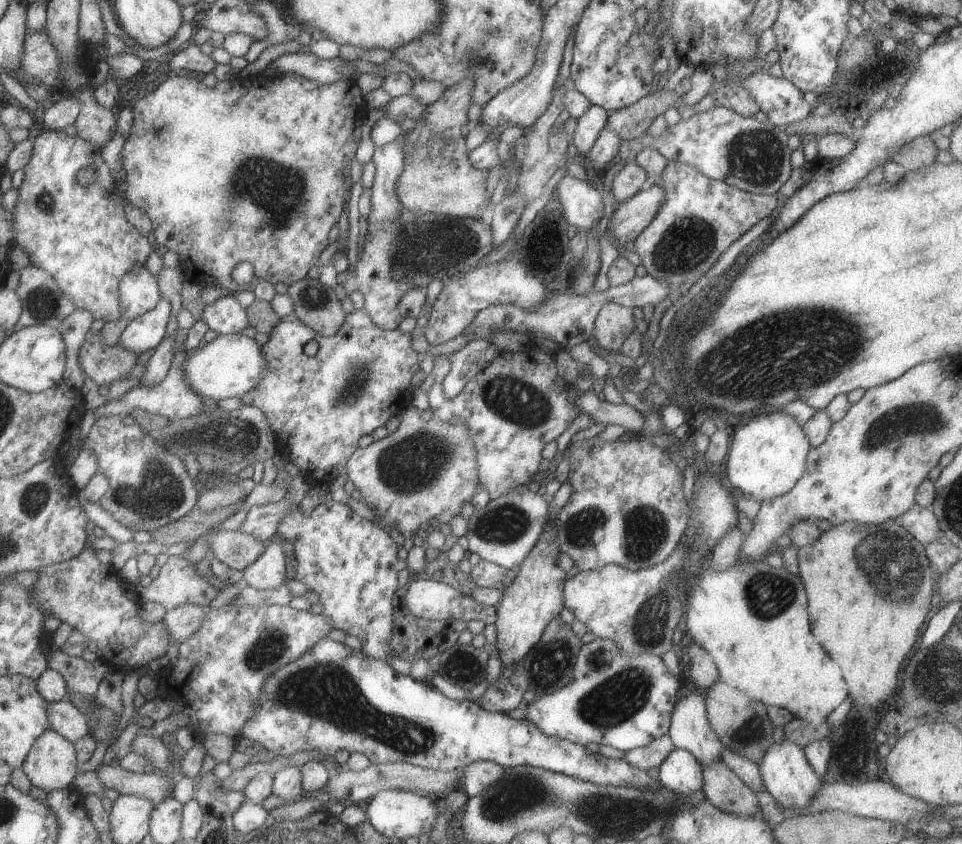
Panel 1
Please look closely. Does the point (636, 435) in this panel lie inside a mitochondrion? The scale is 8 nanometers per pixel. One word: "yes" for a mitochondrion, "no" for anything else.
no

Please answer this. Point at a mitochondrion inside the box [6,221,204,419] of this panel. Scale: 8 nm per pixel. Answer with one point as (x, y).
(44, 303)

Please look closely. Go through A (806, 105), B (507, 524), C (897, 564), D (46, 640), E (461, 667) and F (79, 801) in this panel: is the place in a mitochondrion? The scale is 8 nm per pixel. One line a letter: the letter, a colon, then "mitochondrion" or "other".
A: other
B: mitochondrion
C: mitochondrion
D: other
E: mitochondrion
F: other

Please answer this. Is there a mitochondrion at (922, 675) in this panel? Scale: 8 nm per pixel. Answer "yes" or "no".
yes

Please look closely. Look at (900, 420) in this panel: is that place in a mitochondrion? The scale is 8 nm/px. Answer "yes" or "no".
yes

